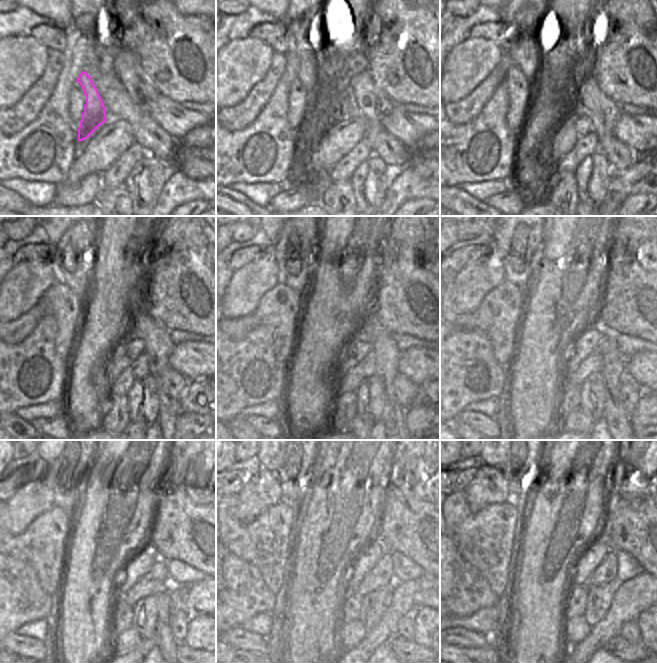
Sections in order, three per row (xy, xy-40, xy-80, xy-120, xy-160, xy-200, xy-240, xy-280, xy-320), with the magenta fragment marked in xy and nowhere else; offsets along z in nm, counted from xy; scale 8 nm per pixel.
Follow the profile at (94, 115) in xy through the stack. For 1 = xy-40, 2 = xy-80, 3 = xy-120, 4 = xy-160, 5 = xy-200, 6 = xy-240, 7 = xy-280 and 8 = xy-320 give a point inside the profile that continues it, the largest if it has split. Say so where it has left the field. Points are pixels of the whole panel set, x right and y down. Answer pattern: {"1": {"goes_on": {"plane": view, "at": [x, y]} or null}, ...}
{"1": {"goes_on": {"plane": "xy-40", "at": [318, 110]}}, "2": {"goes_on": {"plane": "xy-80", "at": [525, 54]}}, "3": {"goes_on": {"plane": "xy-120", "at": [78, 241]}}, "4": {"goes_on": {"plane": "xy-160", "at": [298, 237]}}, "5": {"goes_on": {"plane": "xy-200", "at": [518, 236]}}, "6": {"goes_on": {"plane": "xy-240", "at": [68, 460]}}, "7": {"goes_on": {"plane": "xy-280", "at": [291, 460]}}, "8": {"goes_on": {"plane": "xy-320", "at": [517, 460]}}}

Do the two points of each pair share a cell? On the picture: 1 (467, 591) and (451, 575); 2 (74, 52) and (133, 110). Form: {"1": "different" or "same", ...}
{"1": "different", "2": "different"}

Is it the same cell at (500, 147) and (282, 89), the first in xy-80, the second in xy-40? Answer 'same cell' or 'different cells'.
same cell

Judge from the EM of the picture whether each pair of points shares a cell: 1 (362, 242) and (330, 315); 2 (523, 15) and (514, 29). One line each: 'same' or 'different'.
1: same
2: same

